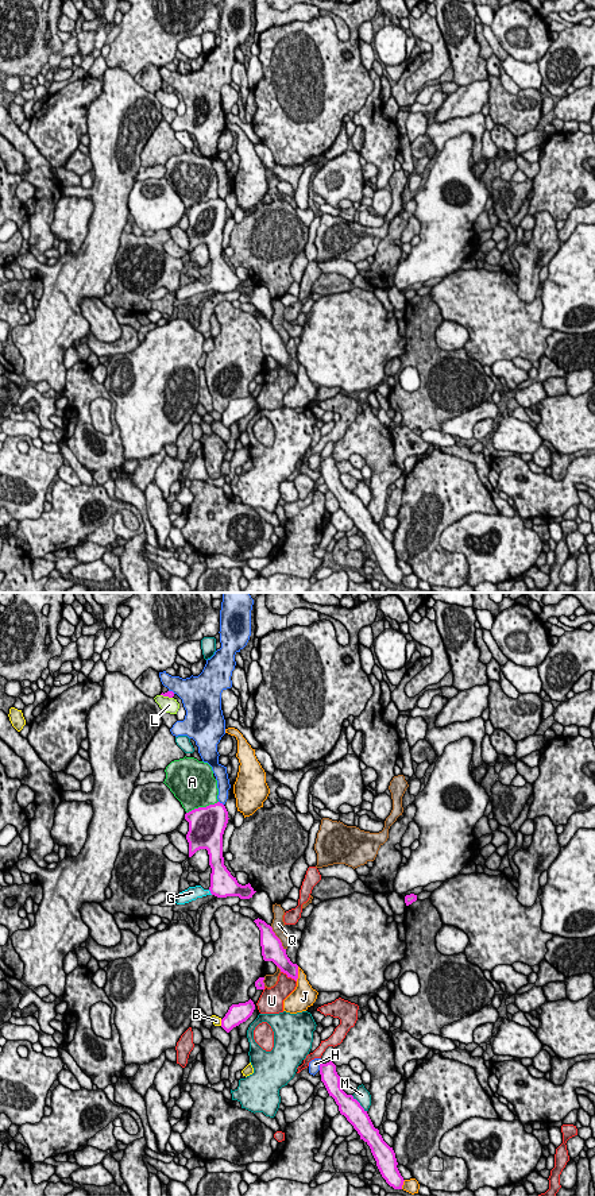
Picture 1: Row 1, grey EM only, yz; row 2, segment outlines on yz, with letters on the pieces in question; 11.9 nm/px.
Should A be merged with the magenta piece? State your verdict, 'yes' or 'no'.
no

